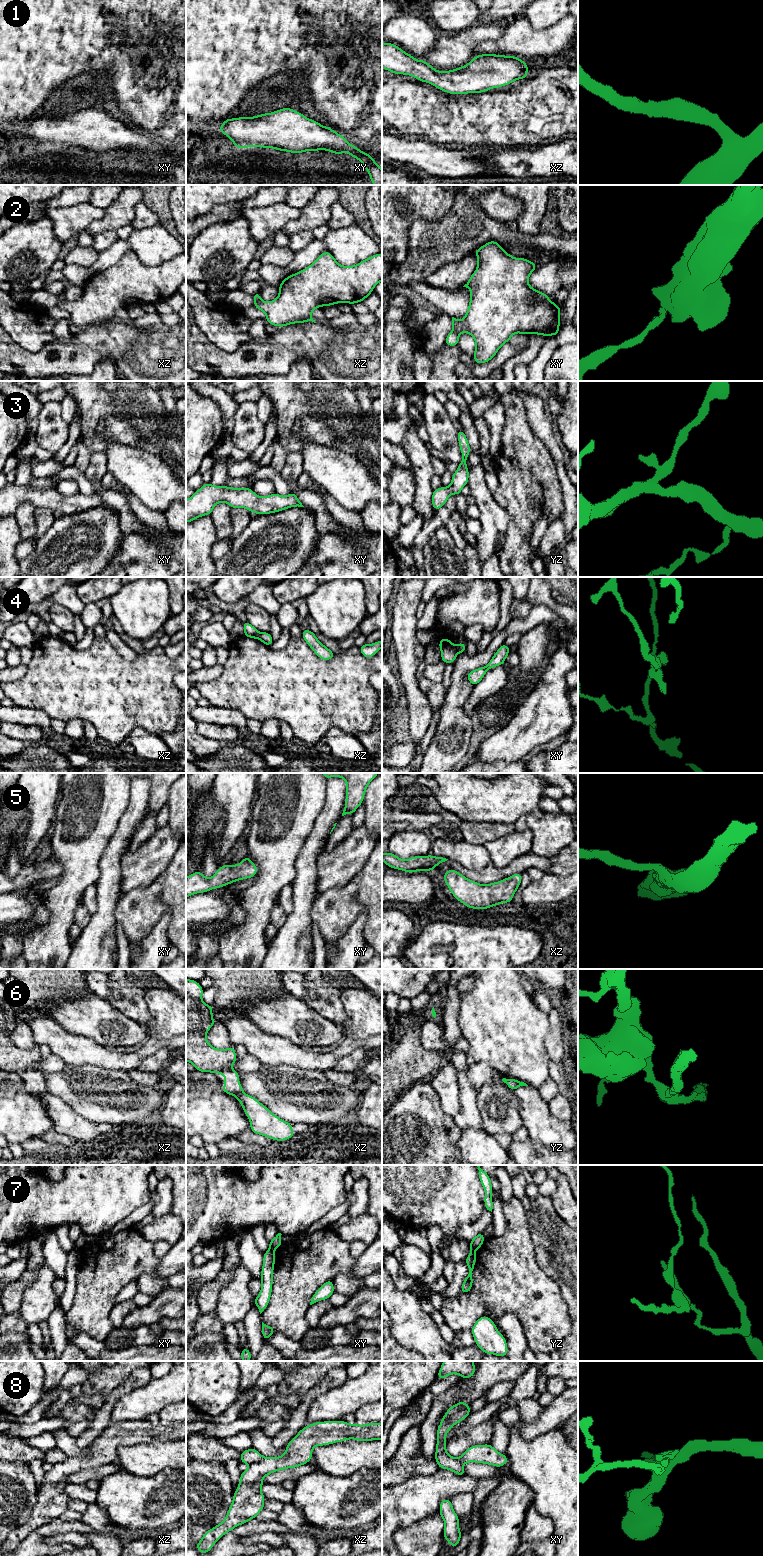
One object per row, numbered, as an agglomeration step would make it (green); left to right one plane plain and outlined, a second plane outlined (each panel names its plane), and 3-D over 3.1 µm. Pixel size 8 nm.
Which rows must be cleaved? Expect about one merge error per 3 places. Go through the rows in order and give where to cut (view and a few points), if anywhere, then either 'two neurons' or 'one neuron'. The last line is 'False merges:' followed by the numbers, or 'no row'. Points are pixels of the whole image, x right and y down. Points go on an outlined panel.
1: no cut; one neuron
2: cut in xz along (261, 300), (254, 305); two neurons
3: no cut; one neuron
4: cut in xy along (454, 645), (457, 653); two neurons
5: no cut; one neuron
6: cut in xz along (243, 1092), (237, 1098); two neurons
7: cut in xy along (269, 1248), (273, 1251); two neurons
8: cut in xz along (264, 1457), (249, 1465); two neurons
False merges: 2, 4, 6, 7, 8

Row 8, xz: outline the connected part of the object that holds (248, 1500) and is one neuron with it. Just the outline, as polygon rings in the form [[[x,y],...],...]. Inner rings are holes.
[[[340,1421],[314,1422],[305,1426],[286,1445],[286,1451],[279,1457],[264,1457],[241,1472],[237,1490],[225,1519],[207,1530],[195,1546],[202,1554],[208,1553],[214,1544],[236,1526],[243,1525],[257,1517],[264,1509],[265,1496],[261,1492],[262,1480],[273,1472],[296,1468],[307,1464],[313,1457],[316,1446],[331,1445],[354,1439],[357,1441],[382,1440],[382,1423],[358,1425]]]

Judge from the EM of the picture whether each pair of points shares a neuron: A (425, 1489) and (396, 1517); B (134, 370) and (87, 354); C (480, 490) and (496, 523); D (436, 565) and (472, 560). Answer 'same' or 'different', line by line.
A: same
B: same
C: same
D: different

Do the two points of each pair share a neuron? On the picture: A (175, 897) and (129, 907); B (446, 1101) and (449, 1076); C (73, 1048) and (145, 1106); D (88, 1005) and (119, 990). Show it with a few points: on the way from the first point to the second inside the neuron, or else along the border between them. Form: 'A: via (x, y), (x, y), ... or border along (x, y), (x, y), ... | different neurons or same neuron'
A: via (164, 896), (158, 896), (149, 904), (140, 907) | same neuron
B: via (449, 1095), (449, 1082) | same neuron
C: border along (70, 1065), (94, 1064), (117, 1070) | different neurons
D: border along (106, 1000), (125, 1015) | different neurons

